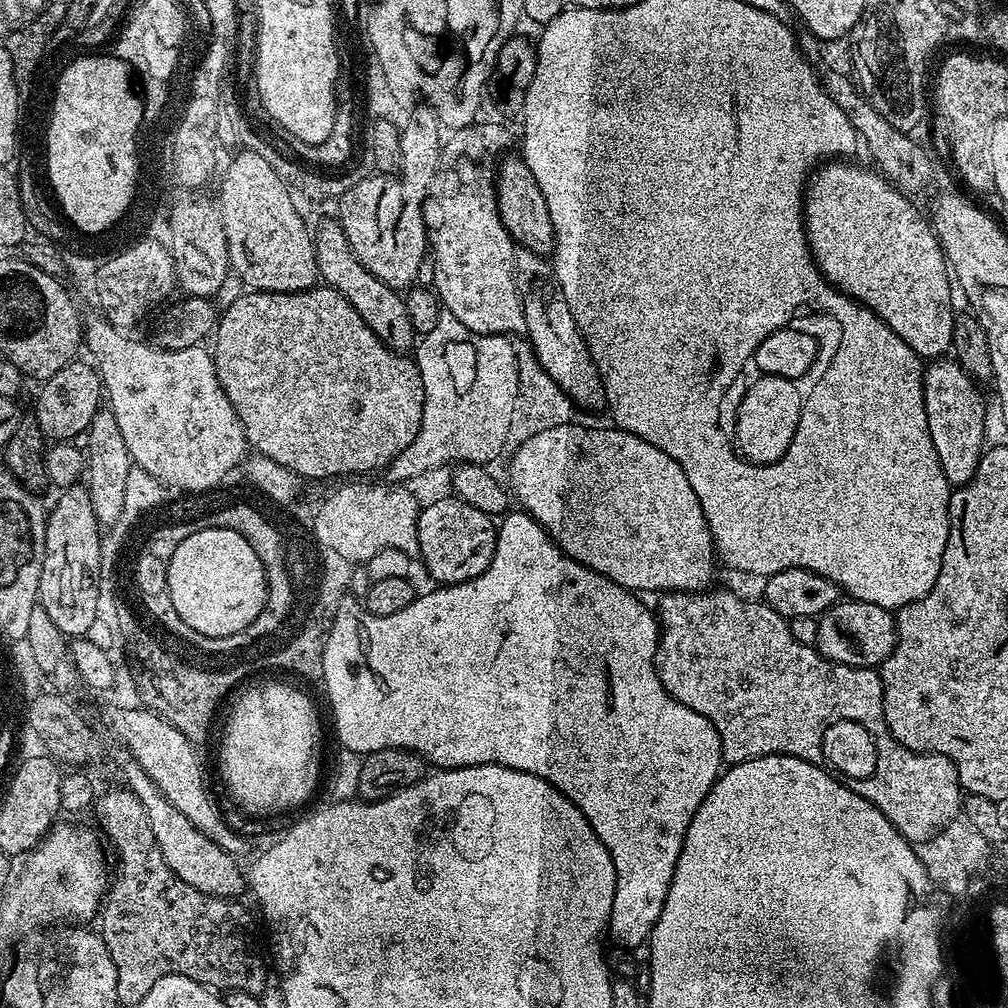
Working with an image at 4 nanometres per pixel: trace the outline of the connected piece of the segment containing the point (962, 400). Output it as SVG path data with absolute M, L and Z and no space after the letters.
M936 358L924 370L924 405L930 426L930 438L934 438L934 450L938 450L938 462L942 462L942 474L953 486L968 484L974 478L976 467L986 447L984 441L984 396L979 392L977 381L973 380L963 366L952 358Z

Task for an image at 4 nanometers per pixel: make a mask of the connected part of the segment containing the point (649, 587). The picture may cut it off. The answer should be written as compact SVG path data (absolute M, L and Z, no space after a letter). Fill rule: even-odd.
M569 422L562 426L554 426L542 430L533 436L525 435L524 441L516 448L516 453L512 456L512 461L508 464L508 480L511 495L514 497L523 511L528 512L538 521L548 532L549 536L555 540L565 554L572 556L578 563L584 564L590 570L610 578L618 586L627 588L633 594L645 594L644 592L656 592L663 594L665 592L698 592L709 587L712 575L716 572L718 557L716 555L716 543L712 540L710 526L706 522L706 514L702 514L702 502L698 502L698 494L694 494L694 486L690 486L690 478L658 446L650 446L642 438L634 434L625 432L622 428L609 426L609 428L587 428L584 424Z

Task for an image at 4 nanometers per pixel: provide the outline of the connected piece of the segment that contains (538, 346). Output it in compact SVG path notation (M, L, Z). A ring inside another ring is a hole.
M553 298L548 304L538 304L530 314L530 332L527 339L532 342L534 359L540 363L542 370L550 378L554 378L556 387L572 401L577 409L589 408L596 412L607 405L604 393L604 380L592 360L584 333L574 322L574 314L563 298ZM550 310L550 312L542 312ZM560 310L560 312L556 312Z

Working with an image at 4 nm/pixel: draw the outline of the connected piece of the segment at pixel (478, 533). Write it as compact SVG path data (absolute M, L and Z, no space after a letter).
M451 498L452 500L436 500L433 504L425 503L420 510L418 518L418 546L420 547L419 559L424 560L430 575L436 579L437 585L461 584L470 578L478 578L490 566L496 549L497 525L493 517L488 516L482 510L470 506L464 500Z

